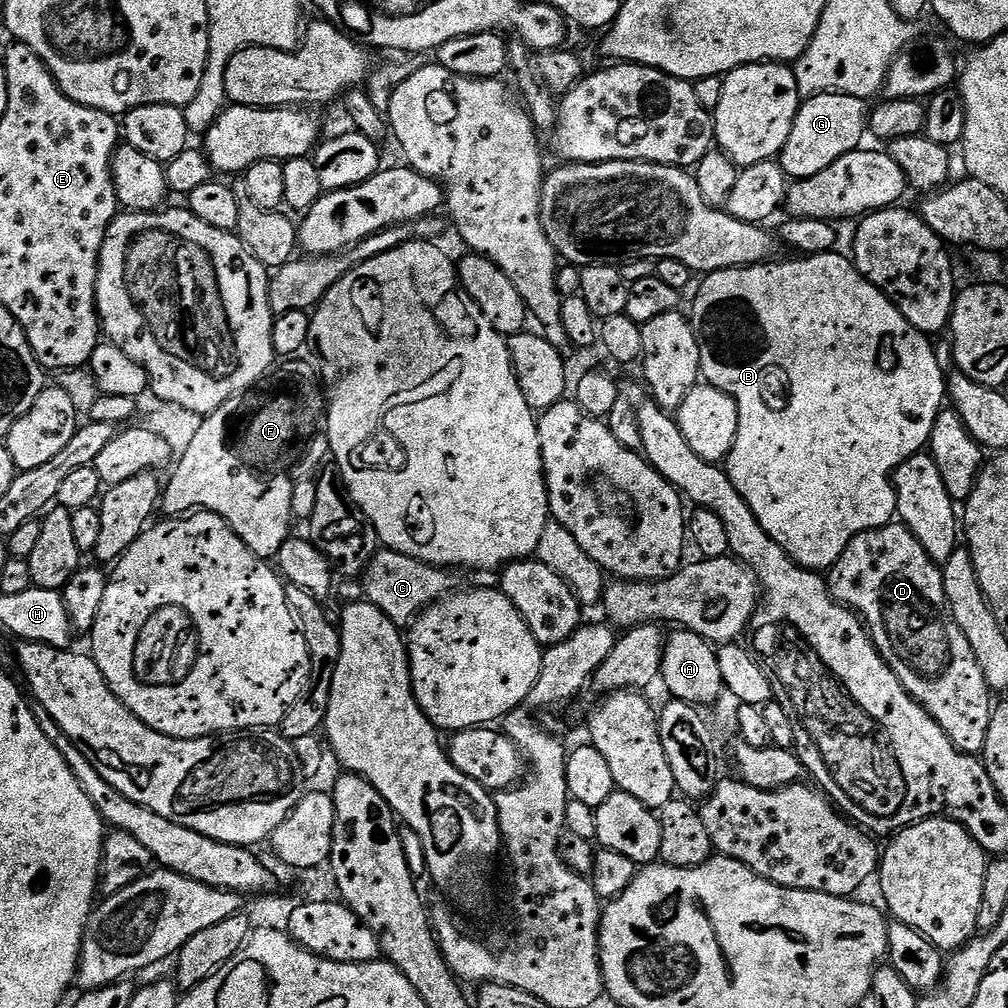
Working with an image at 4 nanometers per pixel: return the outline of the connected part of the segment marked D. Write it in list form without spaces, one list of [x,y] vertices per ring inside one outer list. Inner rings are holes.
[[[902,522],[863,532],[846,546],[842,558],[838,558],[826,579],[833,600],[862,617],[881,658],[888,663],[890,670],[894,670],[905,690],[928,711],[930,718],[942,726],[957,750],[969,754],[983,753],[994,696],[986,678],[982,678],[982,669],[978,666],[978,658],[974,658],[974,650],[970,650],[970,642],[966,642],[966,634],[958,630],[948,608],[941,565],[933,562],[926,550],[922,550],[922,542],[918,542]]]

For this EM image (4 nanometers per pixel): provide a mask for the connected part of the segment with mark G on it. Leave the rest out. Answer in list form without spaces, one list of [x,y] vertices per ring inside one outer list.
[[[823,92],[817,96],[807,97],[801,103],[798,114],[794,118],[794,126],[790,130],[790,138],[786,138],[786,146],[781,150],[778,162],[782,170],[788,175],[789,181],[795,182],[814,178],[814,174],[822,174],[826,166],[834,166],[838,158],[857,151],[864,140],[864,132],[870,128],[870,104],[863,96],[847,96],[841,92]]]

